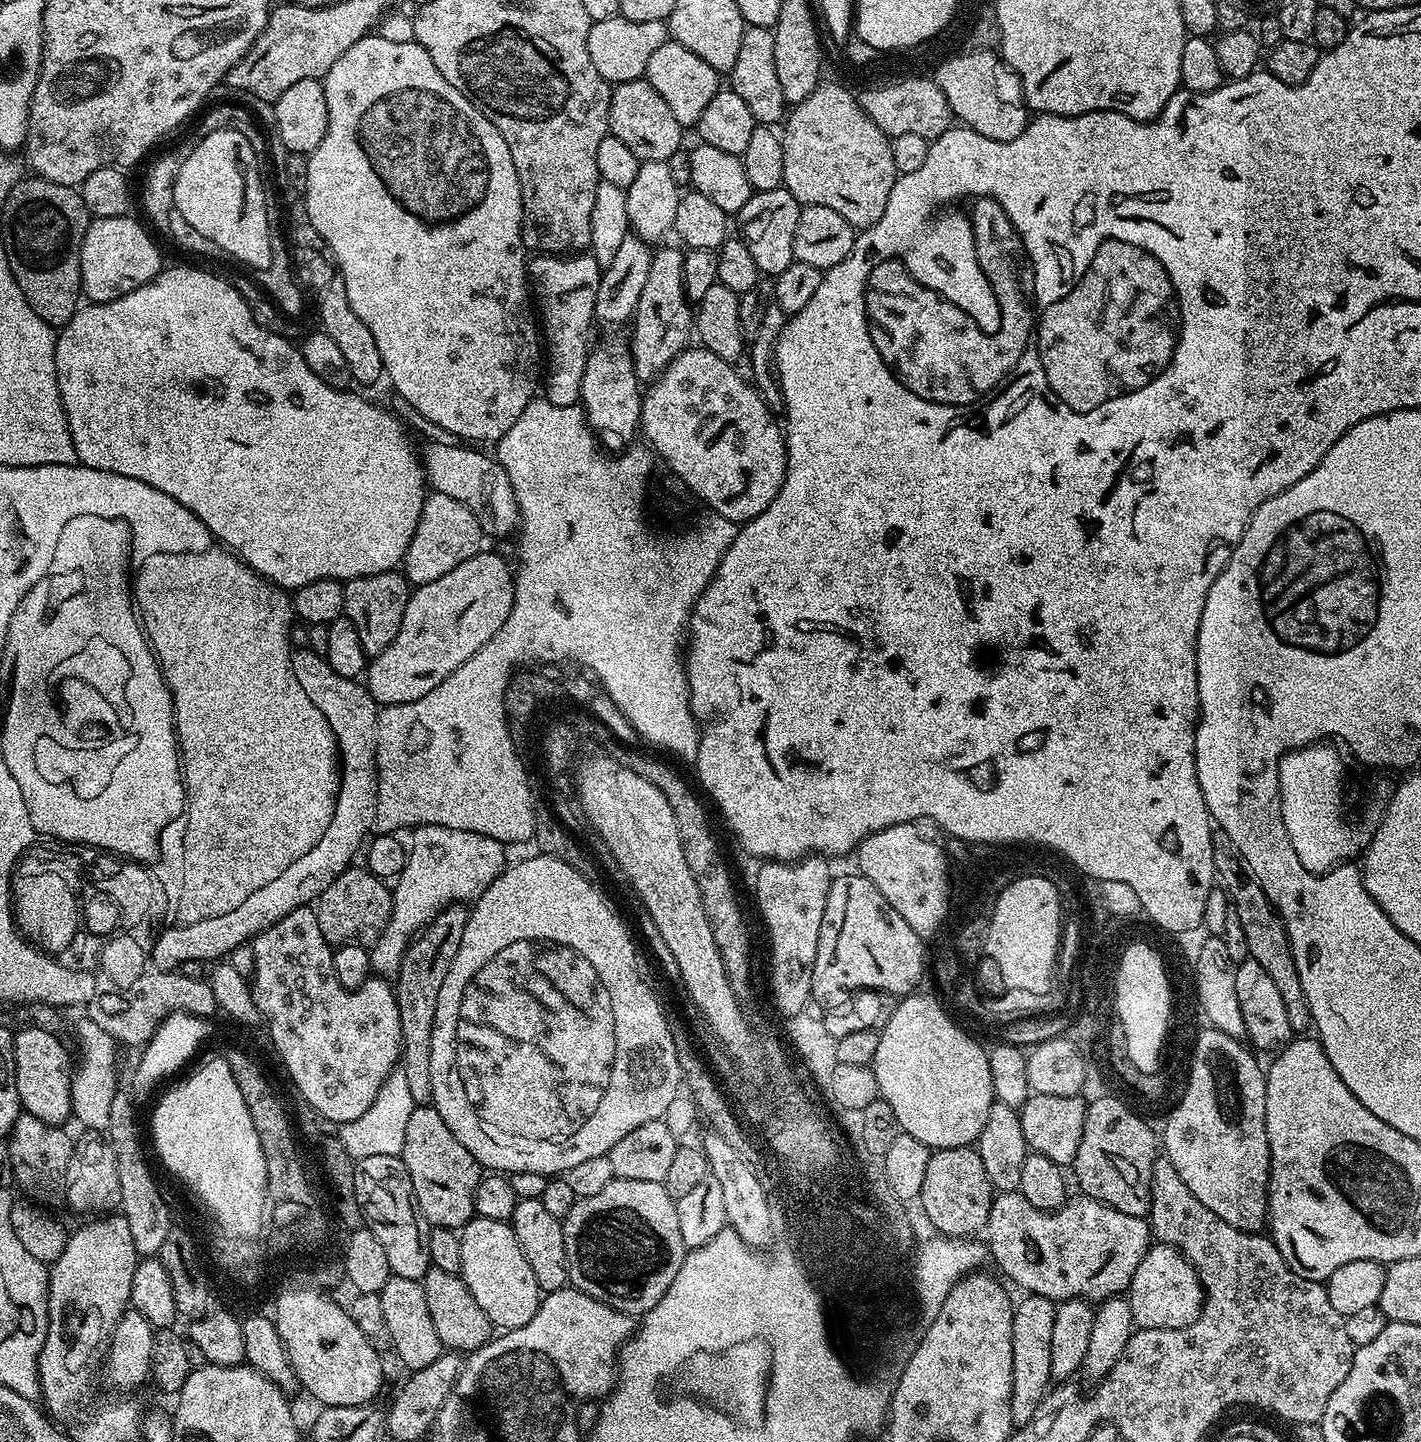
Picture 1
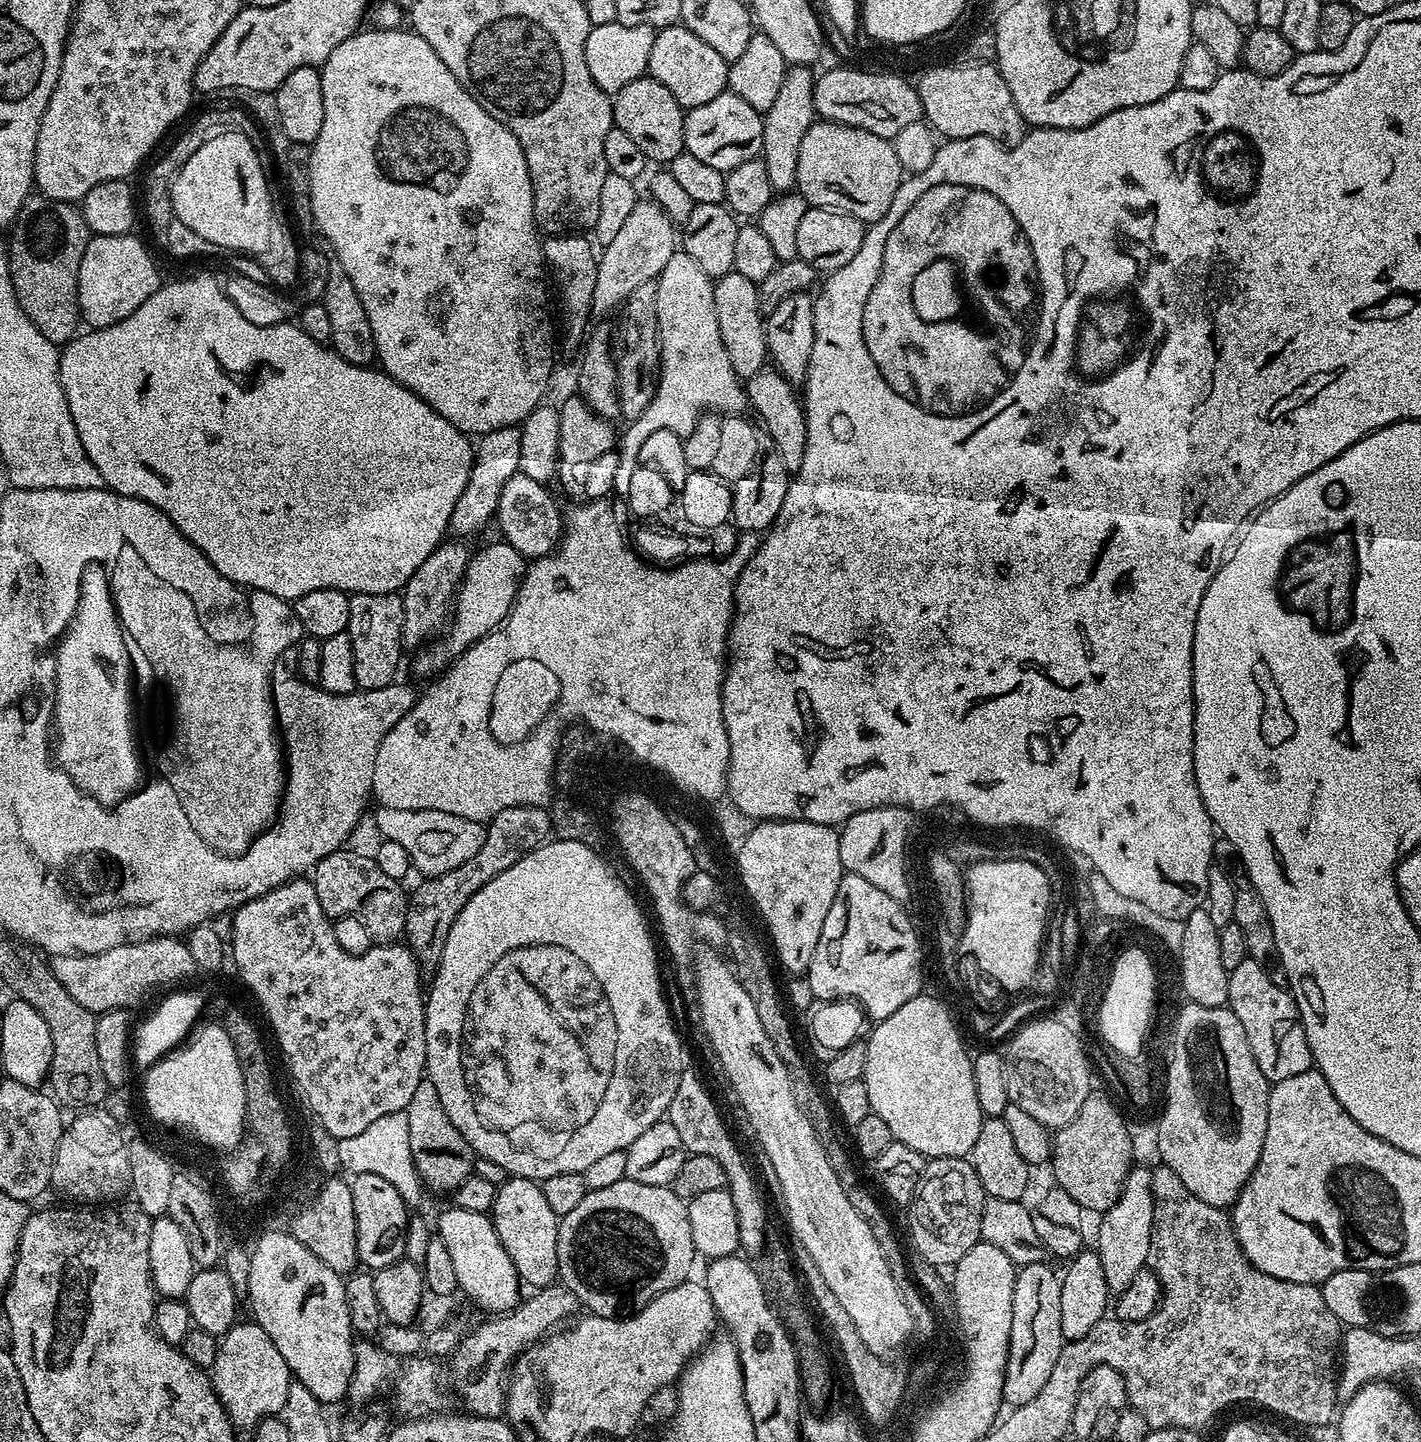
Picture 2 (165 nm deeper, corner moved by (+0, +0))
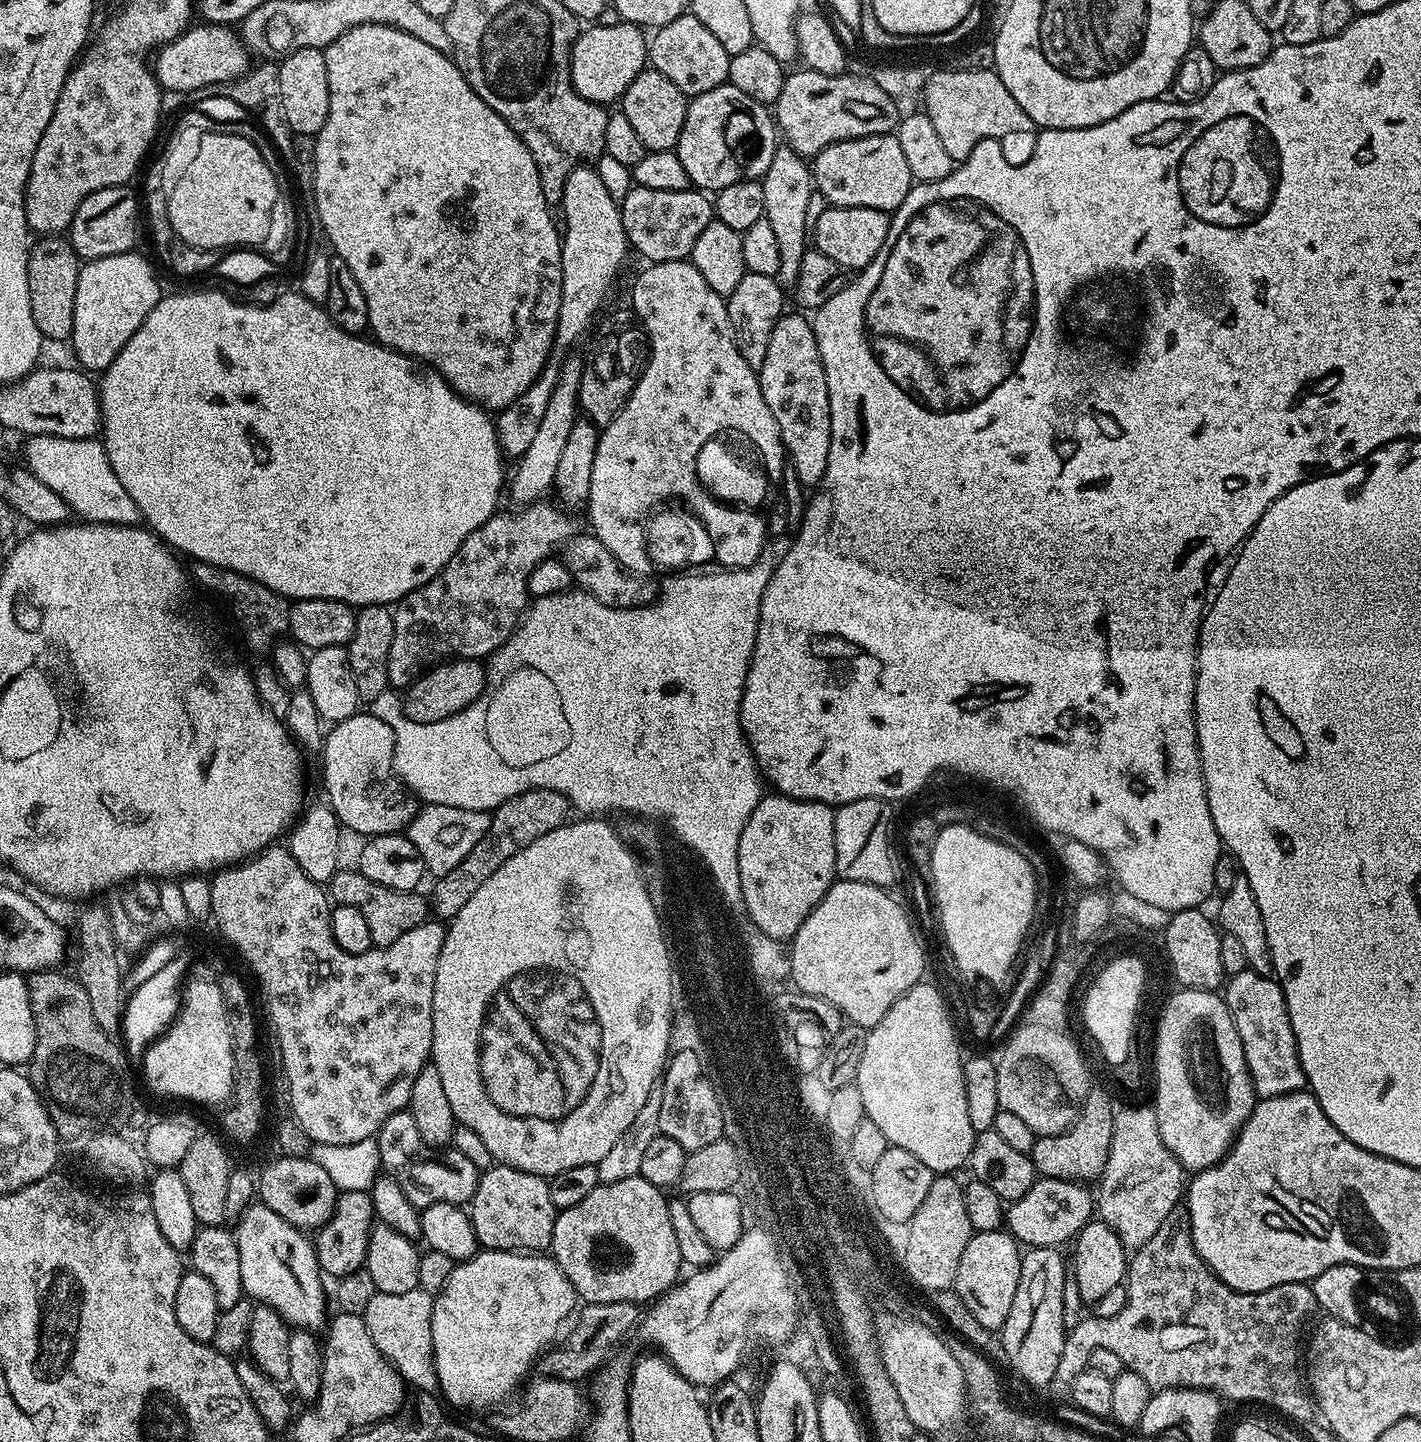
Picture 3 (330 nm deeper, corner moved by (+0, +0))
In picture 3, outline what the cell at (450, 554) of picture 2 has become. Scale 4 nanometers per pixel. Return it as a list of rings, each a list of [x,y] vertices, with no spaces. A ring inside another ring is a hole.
[[[541,498],[535,504],[512,510],[516,512],[497,511],[485,524],[478,526],[462,546],[458,546],[458,554],[442,566],[430,583],[398,601],[392,614],[394,642],[390,642],[388,659],[388,683],[393,689],[407,690],[425,670],[453,658],[480,660],[491,657],[515,634],[530,607],[530,581],[535,568],[581,531],[580,520],[576,517],[579,515],[569,514],[563,507],[548,502]]]

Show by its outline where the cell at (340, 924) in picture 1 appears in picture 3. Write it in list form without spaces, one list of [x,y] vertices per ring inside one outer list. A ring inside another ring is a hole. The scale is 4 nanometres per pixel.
[[[341,867],[333,874],[330,881],[331,899],[336,904],[354,906],[354,910],[362,910],[362,915],[366,917],[366,922],[370,926],[370,938],[373,945],[378,948],[385,948],[398,942],[398,938],[402,938],[406,930],[414,930],[429,919],[429,901],[425,897],[423,900],[420,895],[419,891],[399,892],[380,886],[378,882],[372,882],[370,878],[366,878],[366,874],[362,874],[355,867]]]

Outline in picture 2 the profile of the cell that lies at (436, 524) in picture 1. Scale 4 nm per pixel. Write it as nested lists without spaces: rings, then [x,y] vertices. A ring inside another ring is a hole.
[[[519,427],[490,430],[487,439],[496,440],[496,444],[488,444],[485,448],[475,449],[472,473],[466,482],[466,490],[462,492],[462,498],[458,498],[458,506],[454,506],[454,514],[450,514],[448,527],[451,535],[456,538],[472,536],[475,532],[482,531],[488,523],[490,525],[493,523],[496,507],[506,482],[513,474],[520,471],[522,446]]]

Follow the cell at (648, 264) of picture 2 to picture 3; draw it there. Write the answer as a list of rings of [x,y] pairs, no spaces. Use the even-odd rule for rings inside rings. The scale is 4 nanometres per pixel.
[[[570,358],[561,363],[556,389],[550,396],[550,403],[546,406],[540,429],[536,431],[526,454],[522,454],[515,461],[516,473],[513,476],[511,473],[510,476],[512,500],[516,503],[513,505],[535,504],[537,500],[549,495],[554,482],[554,473],[558,471],[558,461],[561,458],[562,450],[566,447],[566,441],[570,439],[570,430],[574,430],[574,422],[578,418],[580,383],[585,370],[585,365],[582,365],[578,358],[572,360]]]

